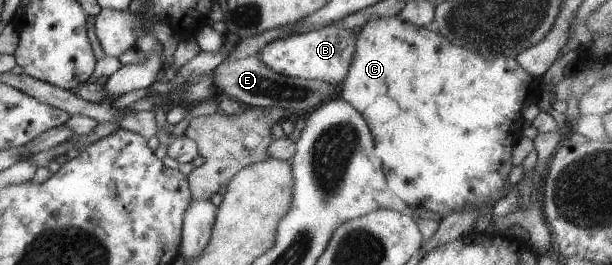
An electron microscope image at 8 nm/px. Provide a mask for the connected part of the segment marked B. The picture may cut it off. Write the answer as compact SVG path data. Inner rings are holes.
M327 25L307 32L291 33L265 43L254 55L277 74L291 78L319 79L334 87L343 80L354 56L356 35L338 26Z

